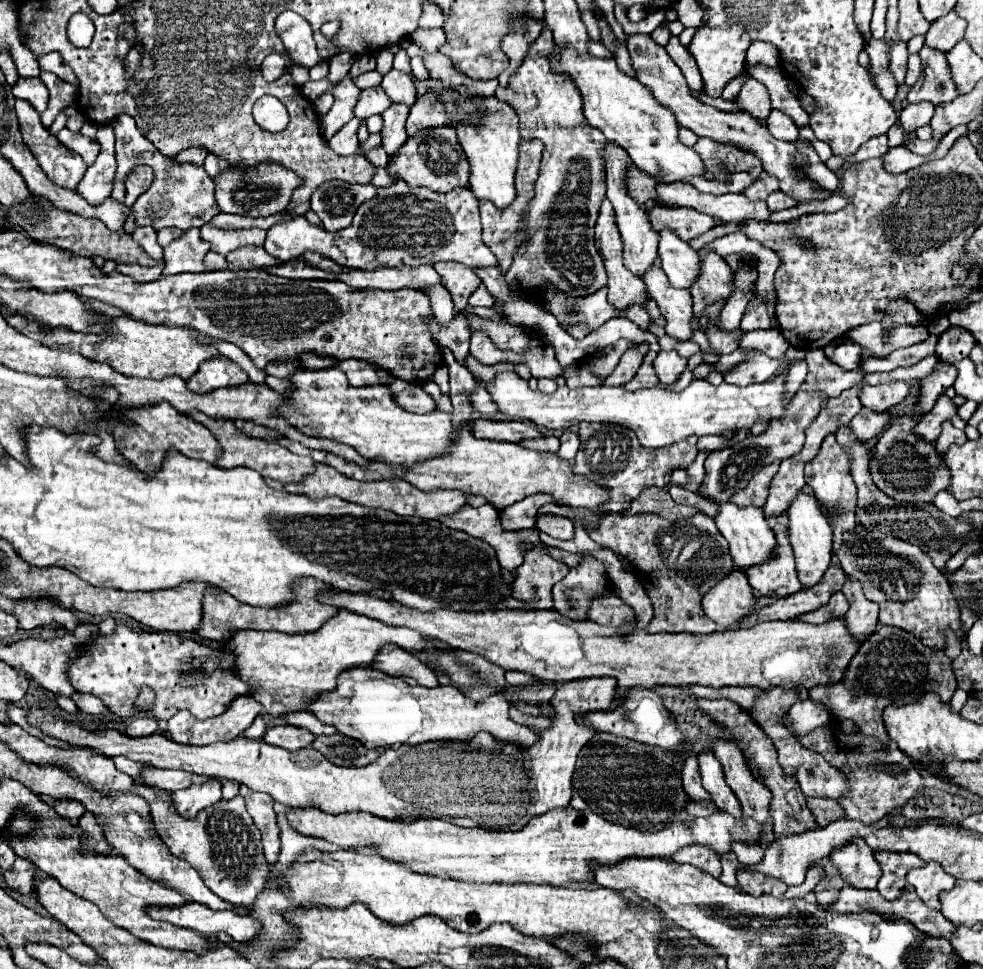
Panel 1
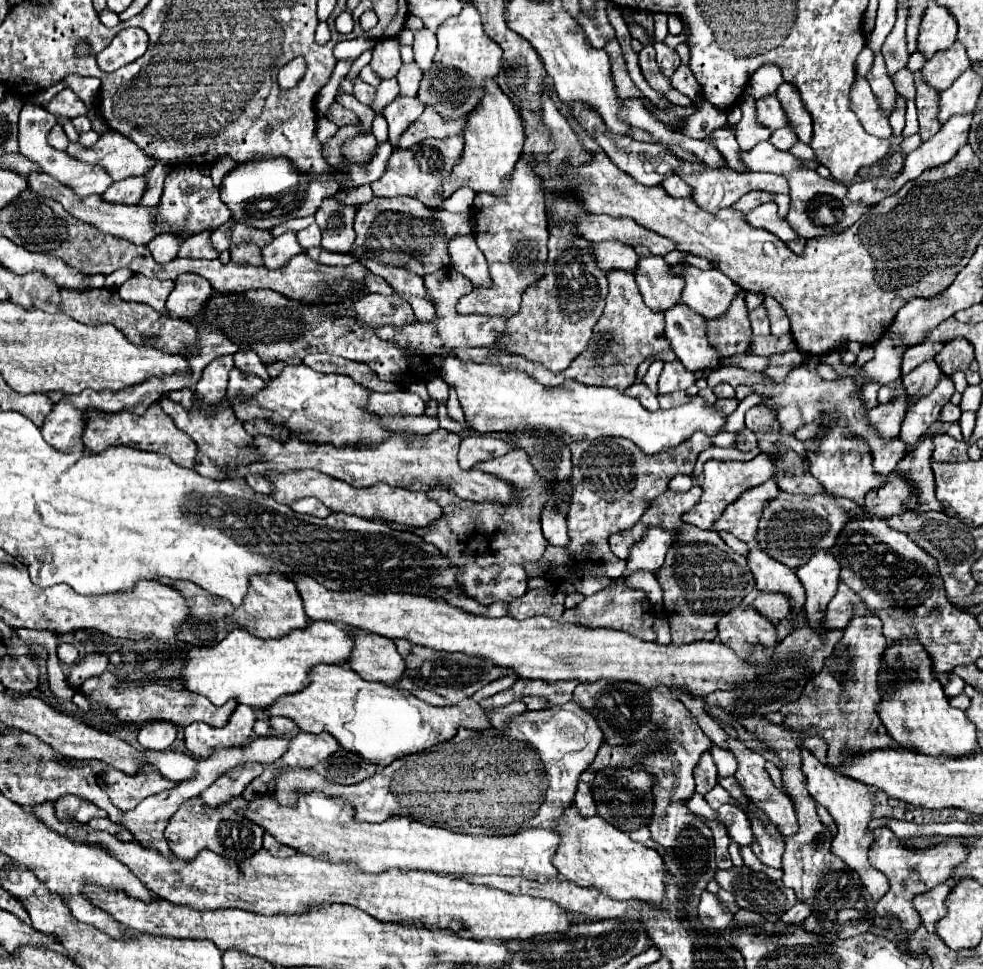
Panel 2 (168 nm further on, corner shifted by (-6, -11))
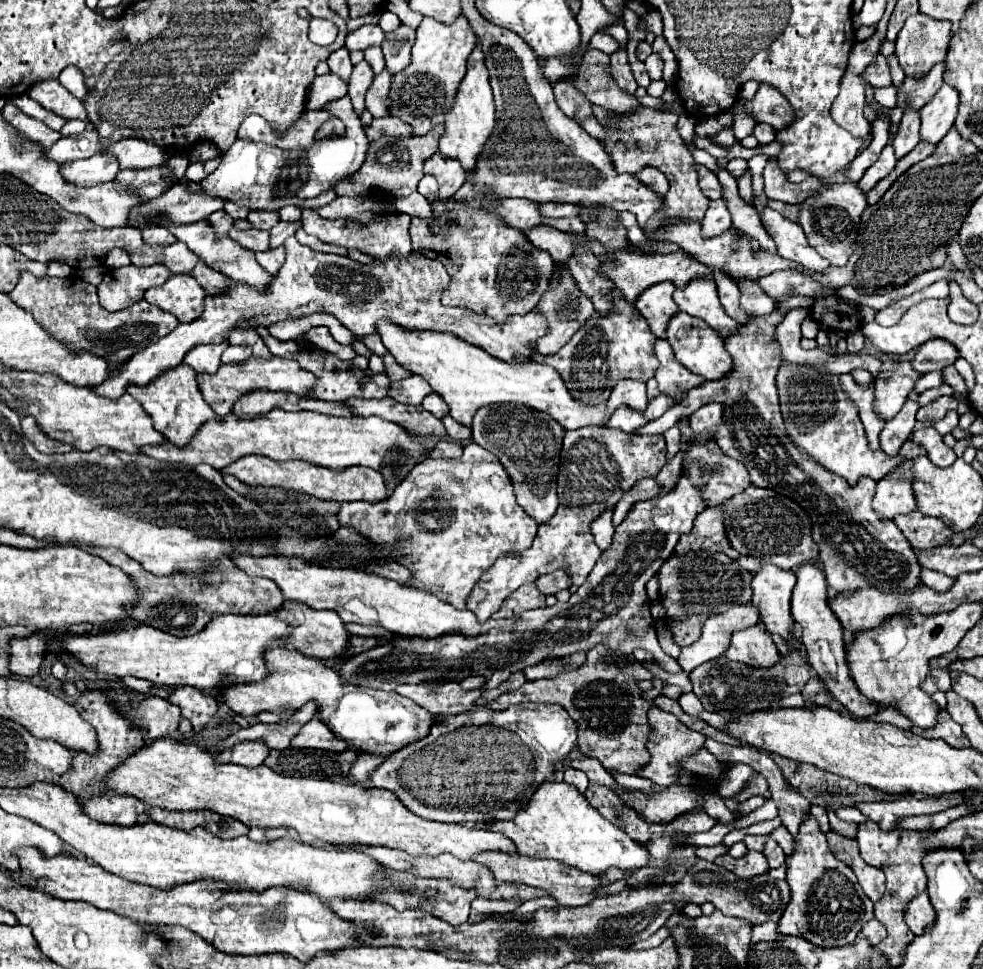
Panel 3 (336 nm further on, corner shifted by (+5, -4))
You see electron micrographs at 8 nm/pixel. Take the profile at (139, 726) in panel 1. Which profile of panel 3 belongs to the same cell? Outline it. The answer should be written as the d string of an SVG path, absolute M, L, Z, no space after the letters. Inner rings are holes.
M148 696L136 706L136 722L150 740L166 738L178 730L180 708L168 704L168 700L158 696Z

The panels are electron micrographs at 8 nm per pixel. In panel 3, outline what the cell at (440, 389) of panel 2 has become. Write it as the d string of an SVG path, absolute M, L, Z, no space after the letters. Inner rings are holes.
M432 392L430 396L426 396L424 400L422 400L422 406L428 410L428 412L432 412L434 416L438 416L438 418L442 418L444 414L448 414L448 404L442 400L442 396L440 394L436 394L436 392Z

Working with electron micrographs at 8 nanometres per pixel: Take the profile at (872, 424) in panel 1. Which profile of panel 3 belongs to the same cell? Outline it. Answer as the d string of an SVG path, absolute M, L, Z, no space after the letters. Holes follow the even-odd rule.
M882 356L882 362L884 366L874 382L874 412L888 422L900 412L922 374L916 372L910 362L896 364L896 360L888 356Z

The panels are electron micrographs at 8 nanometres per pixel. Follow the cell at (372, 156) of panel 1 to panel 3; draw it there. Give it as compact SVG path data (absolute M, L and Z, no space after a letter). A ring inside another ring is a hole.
M350 112L350 120L346 120L346 134L340 138L324 138L312 144L306 150L280 150L276 146L268 146L262 142L236 140L228 152L222 154L222 162L218 168L202 180L204 192L214 198L230 200L238 206L246 206L250 210L280 210L284 206L300 206L310 198L334 188L340 180L356 174L370 148L370 140L364 134L360 118Z

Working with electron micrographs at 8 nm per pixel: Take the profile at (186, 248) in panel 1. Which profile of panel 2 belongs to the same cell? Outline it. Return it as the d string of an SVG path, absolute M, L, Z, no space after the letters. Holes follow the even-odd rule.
M183 273L175 279L175 287L171 295L167 297L167 311L175 317L187 319L187 315L199 315L199 307L207 303L211 297L211 285L207 279L195 275L195 273Z

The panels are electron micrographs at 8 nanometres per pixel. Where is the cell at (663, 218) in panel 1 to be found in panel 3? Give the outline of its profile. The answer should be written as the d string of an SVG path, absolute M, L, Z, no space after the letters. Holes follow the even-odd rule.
M506 198L500 200L500 214L508 224L520 230L530 230L542 226L544 216L540 214L540 204L526 200L526 198Z

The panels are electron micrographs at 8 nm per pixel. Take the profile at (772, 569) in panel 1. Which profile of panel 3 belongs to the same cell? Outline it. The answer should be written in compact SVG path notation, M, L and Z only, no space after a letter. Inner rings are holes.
M730 604L730 608L722 614L710 616L702 626L702 636L682 648L678 656L678 664L684 672L692 672L696 666L722 656L728 648L728 636L736 630L750 628L760 622L760 610L756 604Z

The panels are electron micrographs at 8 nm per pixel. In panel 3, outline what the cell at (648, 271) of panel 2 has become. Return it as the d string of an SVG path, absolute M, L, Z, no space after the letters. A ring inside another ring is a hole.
M660 282L654 284L652 288L646 288L634 302L634 306L638 308L638 312L646 318L650 330L658 336L664 338L666 332L666 324L670 320L670 316L674 316L674 312L678 312L676 302L672 300L672 292L674 292L674 284L670 282Z

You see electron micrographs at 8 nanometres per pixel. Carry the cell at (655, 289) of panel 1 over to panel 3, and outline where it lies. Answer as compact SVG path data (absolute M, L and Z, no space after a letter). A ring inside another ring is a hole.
M676 312L668 320L666 342L672 346L674 356L682 366L686 366L694 374L704 376L706 380L718 380L720 376L724 376L724 372L728 372L728 368L732 368L732 362L728 360L728 352L724 352L724 344L720 344L720 334L708 328L704 320L696 320L686 312Z

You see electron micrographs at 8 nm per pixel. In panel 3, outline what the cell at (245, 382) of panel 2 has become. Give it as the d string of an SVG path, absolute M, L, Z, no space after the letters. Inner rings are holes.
M228 346L222 354L222 364L238 364L250 358L250 348L246 346Z

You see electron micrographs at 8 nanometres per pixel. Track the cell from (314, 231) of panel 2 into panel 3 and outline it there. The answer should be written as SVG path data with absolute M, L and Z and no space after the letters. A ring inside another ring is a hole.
M296 220L296 222L278 222L276 228L270 230L270 236L272 236L272 248L278 248L284 244L284 240L288 236L292 236L298 228L302 228L302 222Z

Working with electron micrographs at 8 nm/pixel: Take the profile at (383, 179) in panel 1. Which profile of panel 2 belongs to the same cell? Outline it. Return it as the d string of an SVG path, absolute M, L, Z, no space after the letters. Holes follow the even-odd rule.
M363 185L363 187L351 189L351 191L339 191L339 195L335 195L335 199L339 199L339 203L347 203L347 205L363 205L373 199L373 191L371 191L371 185Z

